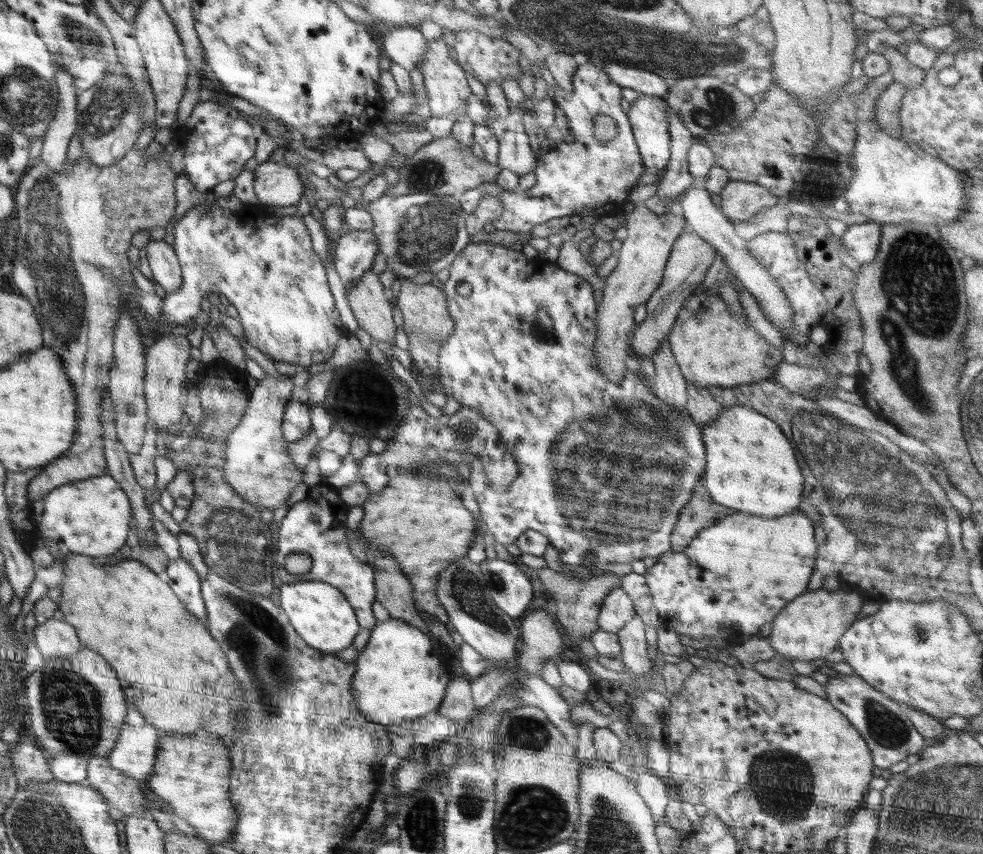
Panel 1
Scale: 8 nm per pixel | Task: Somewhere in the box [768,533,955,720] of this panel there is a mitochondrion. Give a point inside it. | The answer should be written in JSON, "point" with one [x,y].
{"point":[919,631]}

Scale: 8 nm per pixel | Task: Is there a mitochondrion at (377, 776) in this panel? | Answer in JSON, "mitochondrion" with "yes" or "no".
{"mitochondrion":"no"}

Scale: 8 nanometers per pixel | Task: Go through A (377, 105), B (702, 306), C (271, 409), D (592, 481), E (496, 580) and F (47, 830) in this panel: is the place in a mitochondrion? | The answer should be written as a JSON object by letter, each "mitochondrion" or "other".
{"A":"other","B":"other","C":"other","D":"mitochondrion","E":"mitochondrion","F":"mitochondrion"}

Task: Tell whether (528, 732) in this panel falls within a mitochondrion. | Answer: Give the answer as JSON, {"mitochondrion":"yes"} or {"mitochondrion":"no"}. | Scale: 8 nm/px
{"mitochondrion":"yes"}

